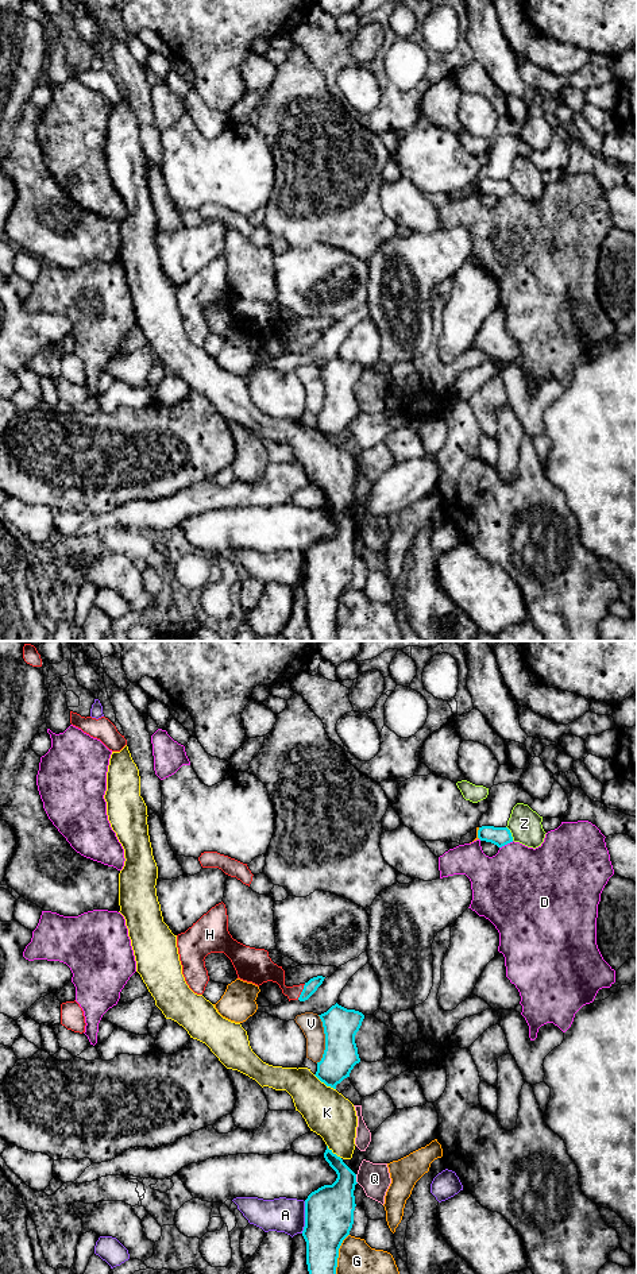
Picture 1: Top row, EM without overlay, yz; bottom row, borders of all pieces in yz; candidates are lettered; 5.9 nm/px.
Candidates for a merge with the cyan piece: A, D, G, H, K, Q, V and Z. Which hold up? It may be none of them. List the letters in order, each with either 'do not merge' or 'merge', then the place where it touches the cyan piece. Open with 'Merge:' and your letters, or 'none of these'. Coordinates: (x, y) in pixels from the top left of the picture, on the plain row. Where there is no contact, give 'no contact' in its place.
Merge: H
A: do not merge; contact yz (305, 570)
D: do not merge; contact yz (506, 196)
G: do not merge; contact yz (336, 613)
H: merge; contact yz (301, 344)
K: do not merge; contact yz (324, 435)
Q: do not merge; contact yz (355, 531)
V: do not merge; contact yz (325, 392)
Z: do not merge; contact yz (510, 185)

